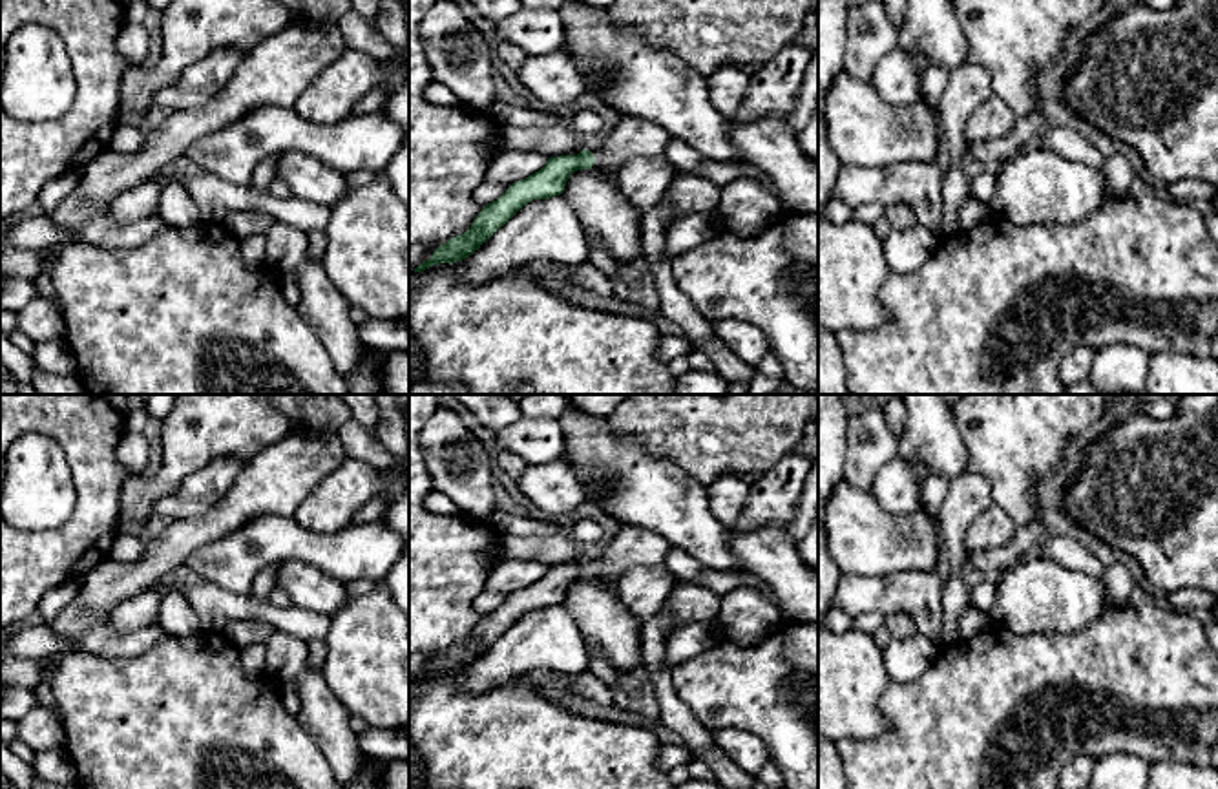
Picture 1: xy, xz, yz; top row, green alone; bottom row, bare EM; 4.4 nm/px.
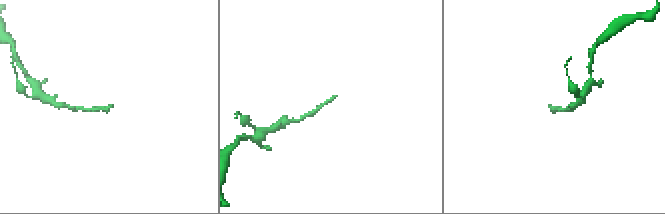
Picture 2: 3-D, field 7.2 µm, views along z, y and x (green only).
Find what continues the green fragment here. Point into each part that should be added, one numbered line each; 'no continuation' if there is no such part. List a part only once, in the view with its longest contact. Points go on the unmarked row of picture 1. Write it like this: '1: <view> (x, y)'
1: xz (632, 545)

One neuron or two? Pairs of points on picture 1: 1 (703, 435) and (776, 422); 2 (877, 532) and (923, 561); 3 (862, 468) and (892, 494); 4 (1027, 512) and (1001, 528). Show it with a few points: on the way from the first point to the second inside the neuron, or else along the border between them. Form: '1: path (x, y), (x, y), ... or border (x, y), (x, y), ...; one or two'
1: path (722, 422), (758, 422); one
2: path (888, 543), (904, 543), (912, 550); one
3: border (897, 455), (879, 472), (870, 490); two
4: border (990, 501), (1018, 526); two

